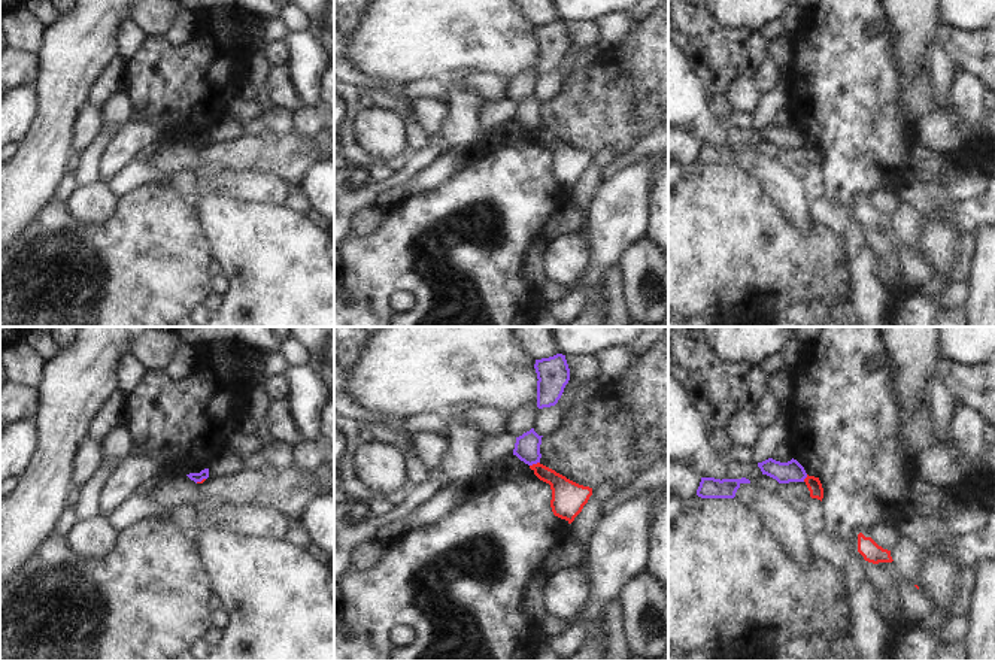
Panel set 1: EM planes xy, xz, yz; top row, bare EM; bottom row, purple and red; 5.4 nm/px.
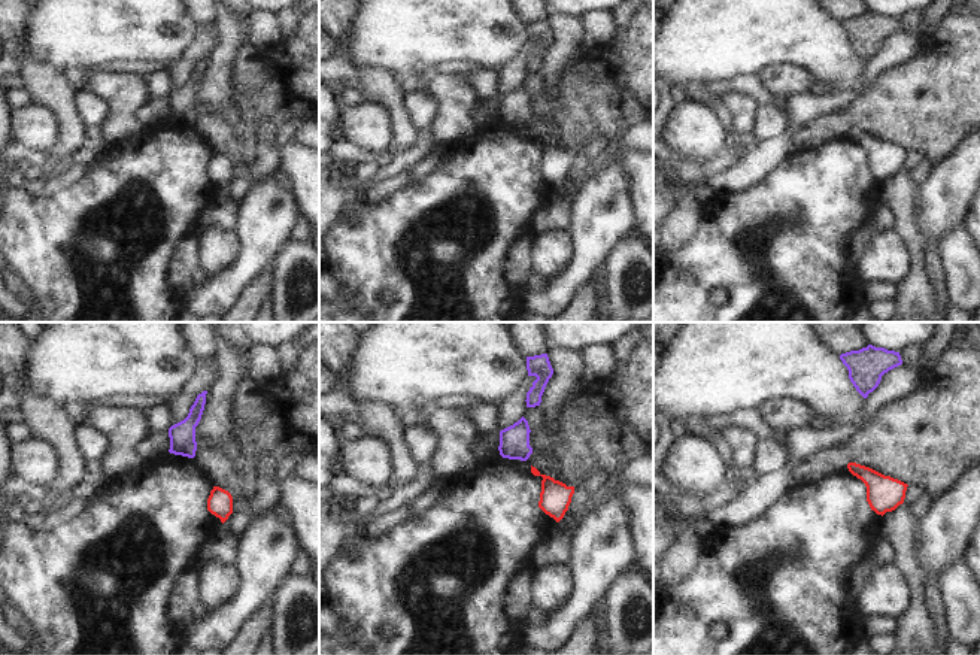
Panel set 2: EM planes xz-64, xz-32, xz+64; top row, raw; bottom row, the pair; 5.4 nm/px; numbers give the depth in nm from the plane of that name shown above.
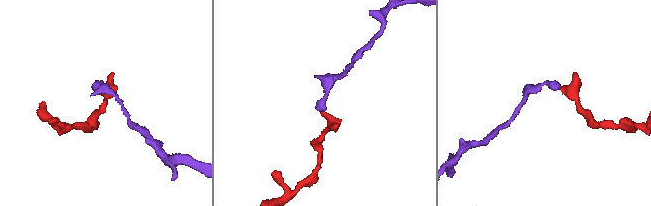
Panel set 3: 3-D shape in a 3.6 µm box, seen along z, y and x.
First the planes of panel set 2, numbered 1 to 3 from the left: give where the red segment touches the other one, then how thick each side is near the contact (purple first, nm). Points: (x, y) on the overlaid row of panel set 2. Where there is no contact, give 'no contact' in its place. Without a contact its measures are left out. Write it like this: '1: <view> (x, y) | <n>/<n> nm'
1: no contact
2: no contact
3: no contact

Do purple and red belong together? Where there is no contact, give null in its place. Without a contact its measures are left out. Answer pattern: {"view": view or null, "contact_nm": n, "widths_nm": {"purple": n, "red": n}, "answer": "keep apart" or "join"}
{"view": "xz", "contact_nm": 60, "widths_nm": {"purple": 140, "red": 170}, "answer": "keep apart"}

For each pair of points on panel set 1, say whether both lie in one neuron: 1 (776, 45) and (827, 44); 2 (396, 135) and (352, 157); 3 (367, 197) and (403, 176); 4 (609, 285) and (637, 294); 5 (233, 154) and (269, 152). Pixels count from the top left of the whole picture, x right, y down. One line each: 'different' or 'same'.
1: different
2: different
3: same
4: different
5: same

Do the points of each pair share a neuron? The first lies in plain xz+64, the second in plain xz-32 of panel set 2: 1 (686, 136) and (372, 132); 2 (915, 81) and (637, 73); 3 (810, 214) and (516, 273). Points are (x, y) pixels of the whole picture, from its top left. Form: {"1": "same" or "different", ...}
{"1": "same", "2": "same", "3": "different"}

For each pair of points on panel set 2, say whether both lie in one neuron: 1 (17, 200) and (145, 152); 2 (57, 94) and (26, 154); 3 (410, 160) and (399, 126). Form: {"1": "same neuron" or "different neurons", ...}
{"1": "same neuron", "2": "different neurons", "3": "different neurons"}

